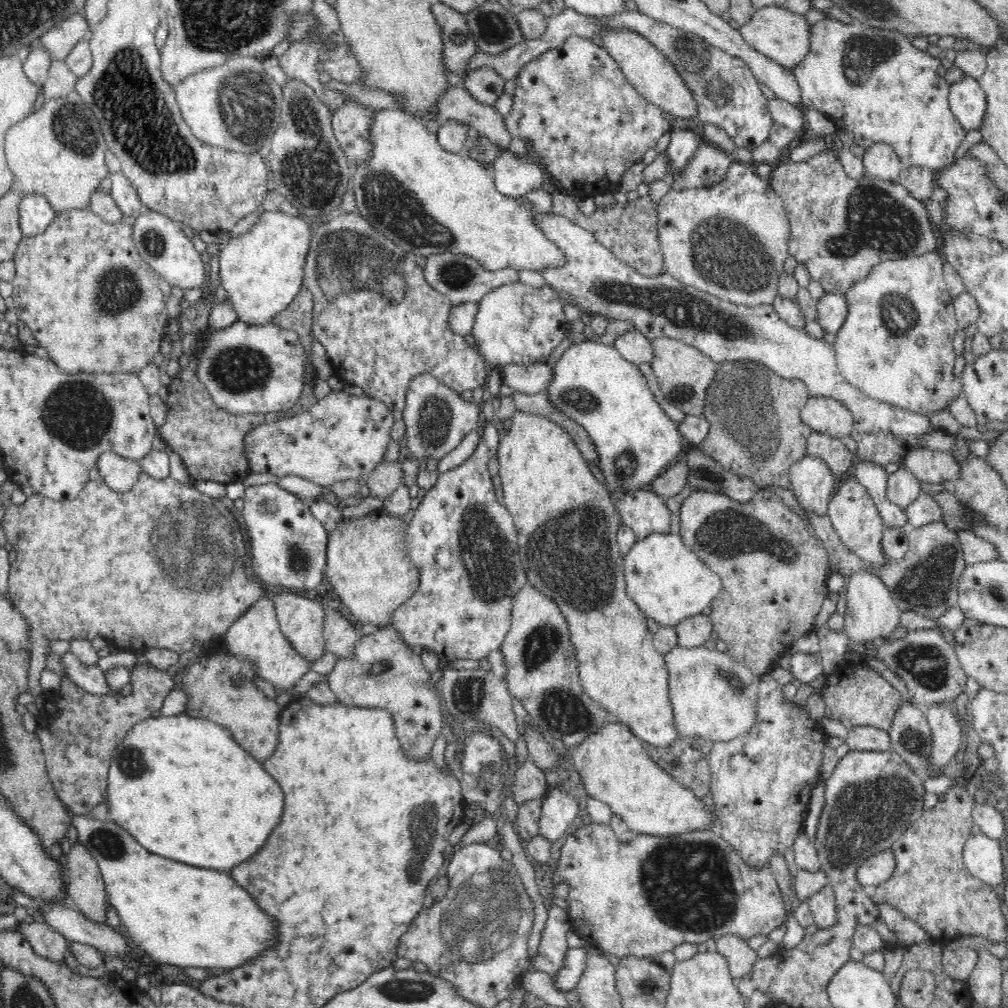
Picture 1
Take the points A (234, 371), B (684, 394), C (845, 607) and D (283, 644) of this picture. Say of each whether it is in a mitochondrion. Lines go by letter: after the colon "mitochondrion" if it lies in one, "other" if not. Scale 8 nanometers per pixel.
A: mitochondrion
B: mitochondrion
C: other
D: other

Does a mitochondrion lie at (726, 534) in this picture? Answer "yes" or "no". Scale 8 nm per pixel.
yes

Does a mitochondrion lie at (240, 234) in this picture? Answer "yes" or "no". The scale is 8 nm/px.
no

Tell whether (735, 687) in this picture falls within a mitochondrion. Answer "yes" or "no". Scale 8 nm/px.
yes

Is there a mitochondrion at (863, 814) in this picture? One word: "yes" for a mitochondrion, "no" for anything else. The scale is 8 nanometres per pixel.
yes

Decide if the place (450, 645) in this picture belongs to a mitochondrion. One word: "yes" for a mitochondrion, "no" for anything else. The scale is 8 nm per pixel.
no

